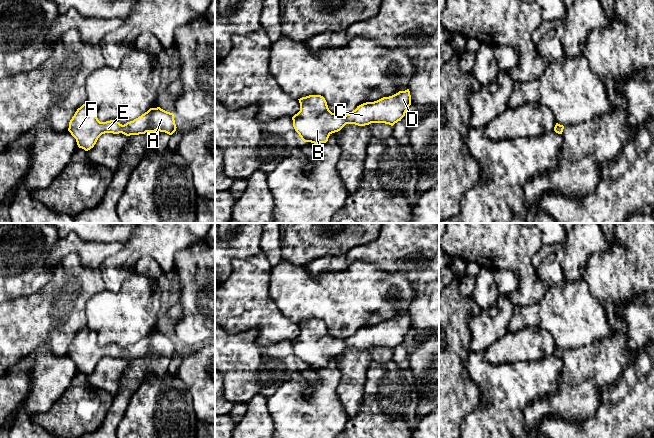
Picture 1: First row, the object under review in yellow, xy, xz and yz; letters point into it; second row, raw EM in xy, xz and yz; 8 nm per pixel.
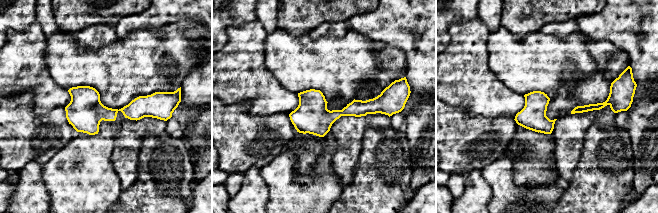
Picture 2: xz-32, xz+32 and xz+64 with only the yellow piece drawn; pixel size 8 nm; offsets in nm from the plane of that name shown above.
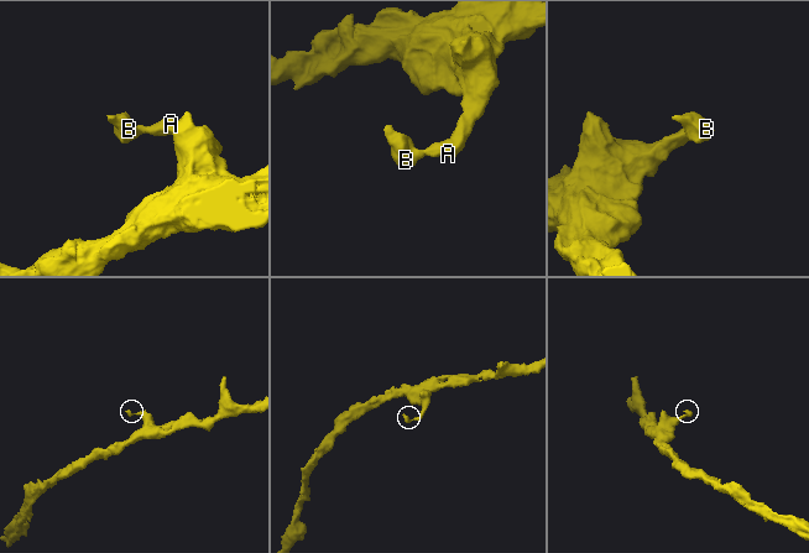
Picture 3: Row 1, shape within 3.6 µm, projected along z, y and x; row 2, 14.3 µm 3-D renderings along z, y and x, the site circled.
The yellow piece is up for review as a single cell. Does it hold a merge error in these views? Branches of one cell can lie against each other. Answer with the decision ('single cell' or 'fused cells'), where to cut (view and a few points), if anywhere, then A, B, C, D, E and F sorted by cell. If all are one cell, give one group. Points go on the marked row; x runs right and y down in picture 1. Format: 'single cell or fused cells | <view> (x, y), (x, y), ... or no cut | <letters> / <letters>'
single cell | no cut | A B C D E F

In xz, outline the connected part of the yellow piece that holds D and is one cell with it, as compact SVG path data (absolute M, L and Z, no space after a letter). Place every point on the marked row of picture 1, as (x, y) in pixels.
M409 89L363 103L344 116L332 113L321 95L309 95L298 100L300 111L292 117L293 127L304 142L314 144L326 143L332 133L340 131L346 124L385 123L393 126L401 121L411 105Z

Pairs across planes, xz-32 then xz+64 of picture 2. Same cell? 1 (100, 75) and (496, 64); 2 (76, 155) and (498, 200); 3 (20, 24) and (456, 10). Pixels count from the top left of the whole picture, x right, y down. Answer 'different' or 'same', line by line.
1: same
2: same
3: same

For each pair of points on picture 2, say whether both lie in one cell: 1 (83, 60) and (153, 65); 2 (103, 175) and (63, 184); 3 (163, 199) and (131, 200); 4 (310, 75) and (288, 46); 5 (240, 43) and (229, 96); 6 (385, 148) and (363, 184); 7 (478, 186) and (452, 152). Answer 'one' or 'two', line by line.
1: one
2: one
3: one
4: one
5: one
6: one
7: two

